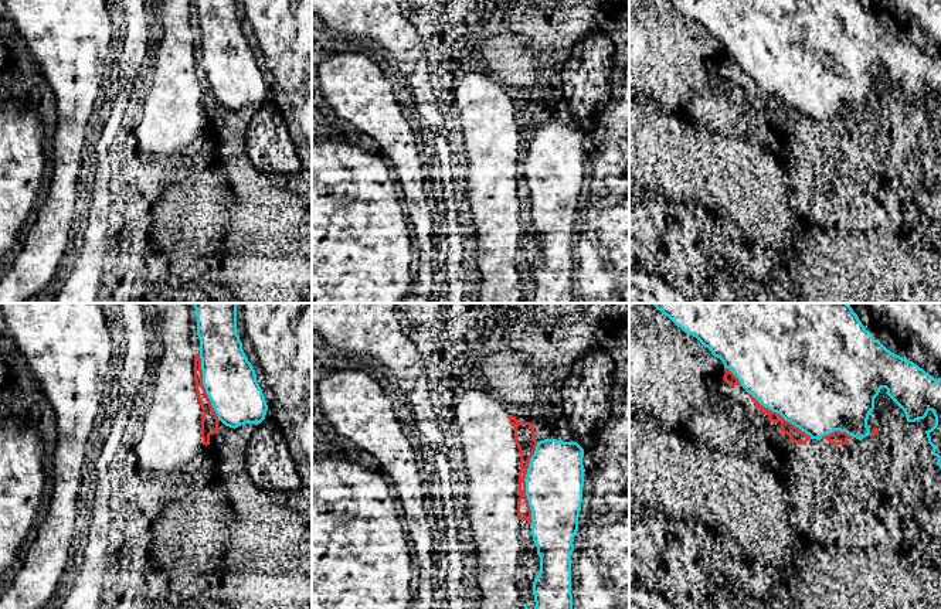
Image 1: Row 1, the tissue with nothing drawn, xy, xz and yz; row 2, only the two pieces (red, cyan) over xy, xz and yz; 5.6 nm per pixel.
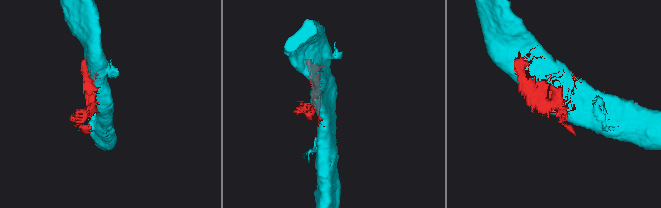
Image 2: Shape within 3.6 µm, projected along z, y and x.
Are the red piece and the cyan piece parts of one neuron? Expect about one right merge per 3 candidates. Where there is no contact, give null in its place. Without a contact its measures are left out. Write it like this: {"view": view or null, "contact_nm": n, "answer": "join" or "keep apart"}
{"view": "xz", "contact_nm": 480, "answer": "keep apart"}

